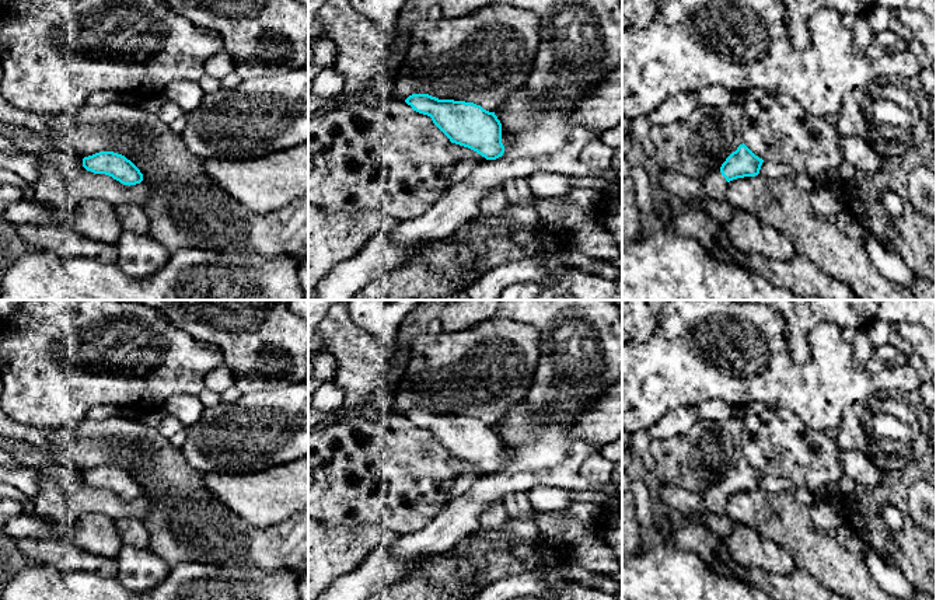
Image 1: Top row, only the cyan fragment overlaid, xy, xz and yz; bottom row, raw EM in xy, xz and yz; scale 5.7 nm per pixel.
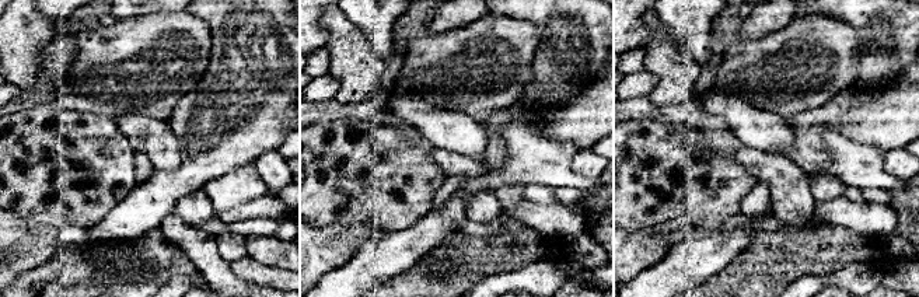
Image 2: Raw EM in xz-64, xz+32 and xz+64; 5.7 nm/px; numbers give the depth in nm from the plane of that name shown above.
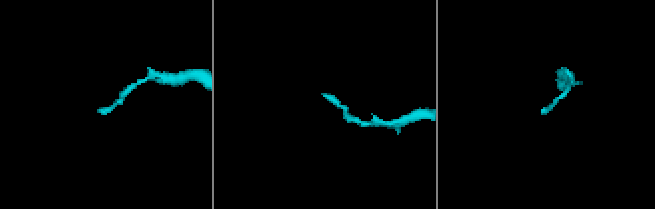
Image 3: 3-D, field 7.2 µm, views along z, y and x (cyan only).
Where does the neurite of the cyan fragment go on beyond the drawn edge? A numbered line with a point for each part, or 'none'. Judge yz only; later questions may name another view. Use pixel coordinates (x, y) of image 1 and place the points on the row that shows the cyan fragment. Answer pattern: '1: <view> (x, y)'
1: yz (715, 185)

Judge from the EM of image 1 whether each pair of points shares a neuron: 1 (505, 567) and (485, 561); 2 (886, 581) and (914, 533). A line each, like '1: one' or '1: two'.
1: one
2: two

